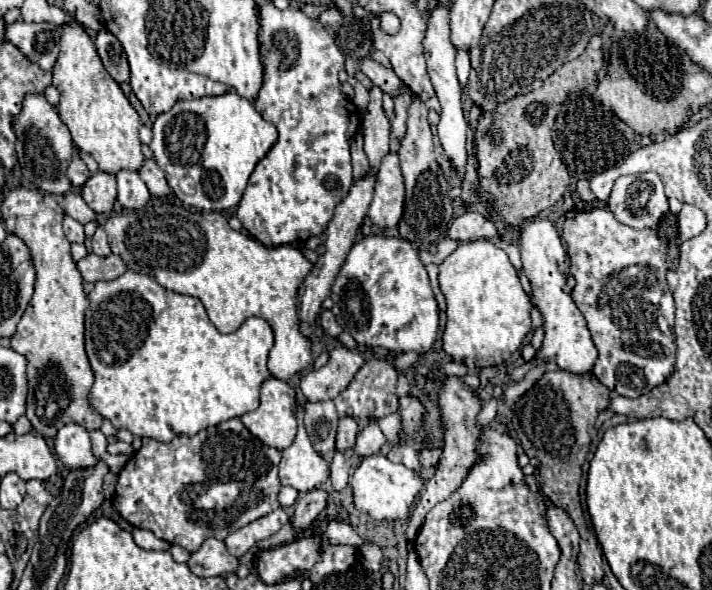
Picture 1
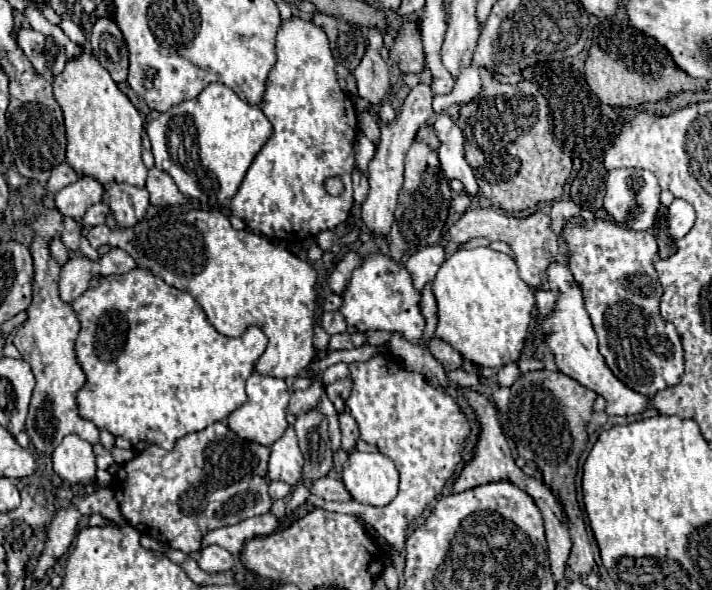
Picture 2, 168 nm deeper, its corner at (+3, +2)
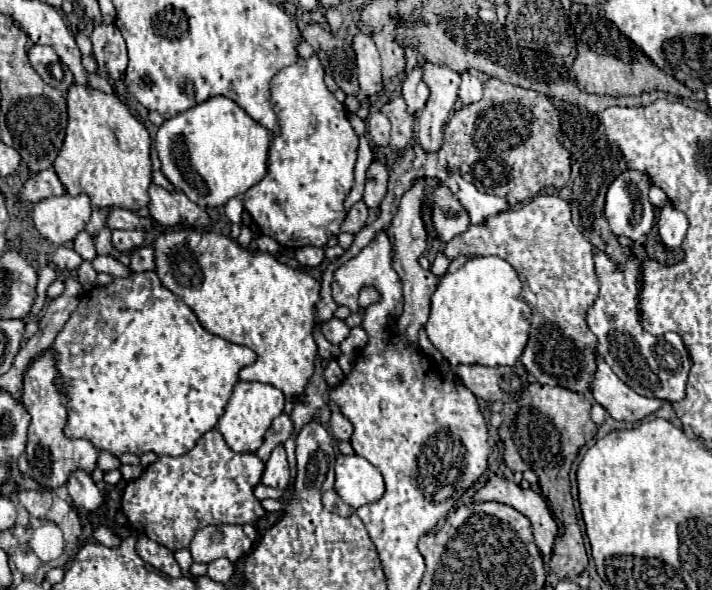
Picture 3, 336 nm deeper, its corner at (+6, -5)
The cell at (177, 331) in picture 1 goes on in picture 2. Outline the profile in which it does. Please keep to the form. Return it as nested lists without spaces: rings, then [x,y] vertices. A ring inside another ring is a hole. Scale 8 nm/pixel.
[[[139,267],[135,271],[125,273],[125,275],[109,275],[109,277],[103,277],[95,289],[87,289],[71,305],[73,305],[73,309],[75,309],[75,313],[77,313],[79,321],[81,321],[81,331],[79,331],[79,337],[75,341],[75,351],[77,351],[79,365],[83,367],[83,371],[87,375],[87,383],[77,393],[79,415],[83,419],[93,421],[99,429],[107,429],[113,435],[121,435],[121,437],[129,439],[131,443],[137,443],[137,441],[155,443],[155,445],[163,447],[165,451],[171,451],[173,449],[173,443],[179,437],[185,437],[185,435],[195,433],[195,431],[201,431],[201,429],[209,427],[211,423],[225,421],[235,409],[239,409],[247,401],[245,381],[255,371],[255,363],[263,355],[263,351],[267,347],[267,335],[259,327],[255,327],[255,325],[247,327],[247,331],[241,337],[225,337],[225,335],[221,335],[221,333],[215,331],[215,327],[207,321],[205,311],[201,309],[201,305],[187,291],[179,291],[179,289],[167,285],[161,277],[155,277],[149,271],[139,269]]]

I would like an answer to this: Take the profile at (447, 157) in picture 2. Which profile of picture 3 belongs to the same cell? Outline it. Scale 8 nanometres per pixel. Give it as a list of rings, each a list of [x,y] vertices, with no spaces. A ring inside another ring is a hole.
[[[452,174],[444,184],[466,206],[472,224],[484,224],[490,216],[496,216],[496,214],[502,214],[502,212],[510,210],[510,204],[504,202],[504,198],[478,192],[460,174]]]

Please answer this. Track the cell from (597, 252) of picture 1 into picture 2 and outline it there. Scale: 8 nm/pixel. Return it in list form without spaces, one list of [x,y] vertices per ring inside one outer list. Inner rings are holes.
[[[583,219],[565,227],[565,241],[571,249],[569,269],[583,289],[585,309],[591,317],[599,339],[599,353],[603,355],[611,373],[633,391],[653,397],[657,391],[677,385],[683,373],[683,347],[675,327],[659,315],[659,299],[663,287],[653,267],[657,259],[657,243],[649,231],[631,231],[609,219]]]

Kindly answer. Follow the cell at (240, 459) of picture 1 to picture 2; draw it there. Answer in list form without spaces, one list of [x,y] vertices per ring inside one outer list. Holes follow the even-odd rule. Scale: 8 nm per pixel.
[[[213,423],[203,431],[189,433],[181,437],[173,451],[163,451],[157,445],[147,445],[145,451],[135,455],[131,461],[123,463],[113,477],[113,493],[119,503],[119,509],[125,521],[135,527],[141,535],[149,535],[161,543],[167,543],[183,553],[201,551],[203,535],[213,529],[237,525],[243,519],[269,513],[271,497],[267,493],[267,485],[259,485],[251,489],[247,483],[249,477],[267,477],[267,461],[269,449],[259,443],[249,443],[239,439],[225,423]]]

